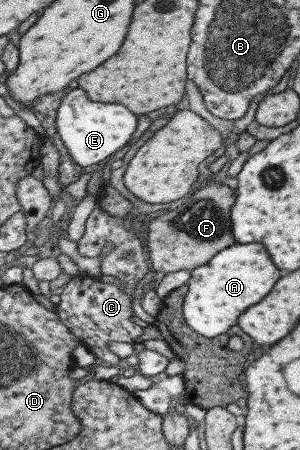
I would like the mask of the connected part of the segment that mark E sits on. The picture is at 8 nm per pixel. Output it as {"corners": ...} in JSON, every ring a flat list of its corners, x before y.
{"corners":[[82,88,66,90,66,94,60,101,55,122,64,146,68,148,72,160,80,171,98,167,109,156,122,150,124,146,127,146,128,140,132,138,138,126,138,118,126,106,92,102,88,100]]}

